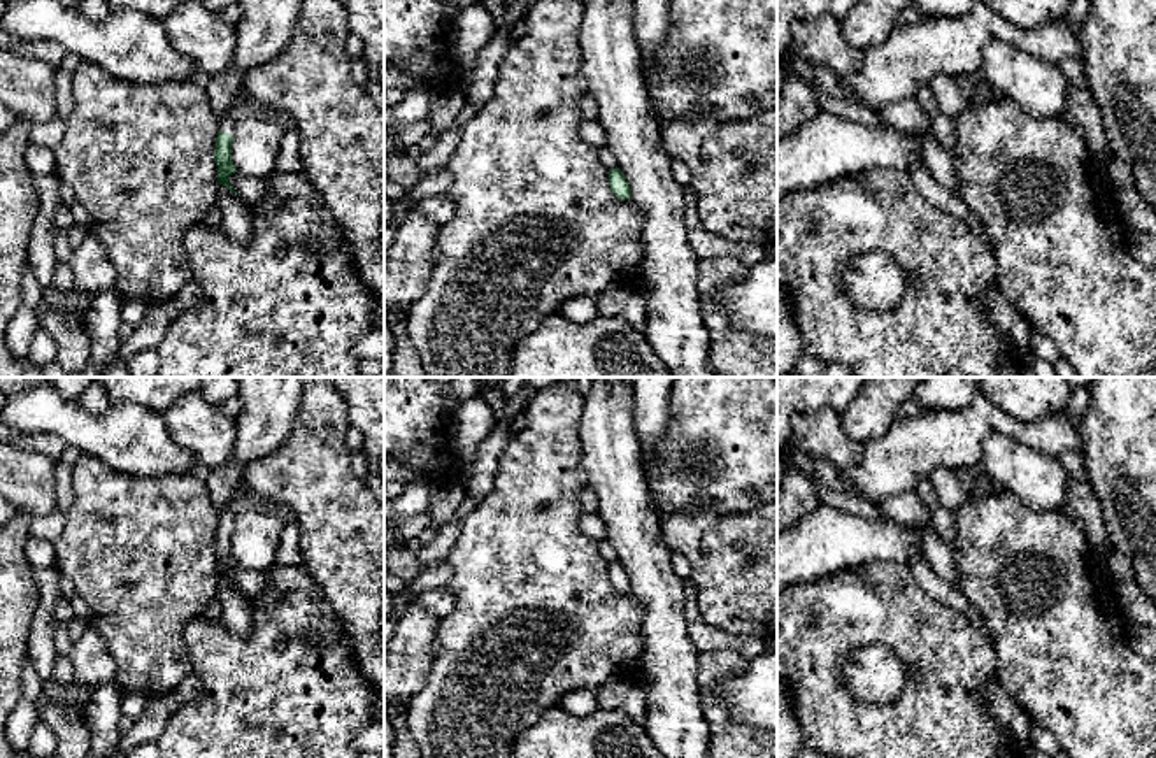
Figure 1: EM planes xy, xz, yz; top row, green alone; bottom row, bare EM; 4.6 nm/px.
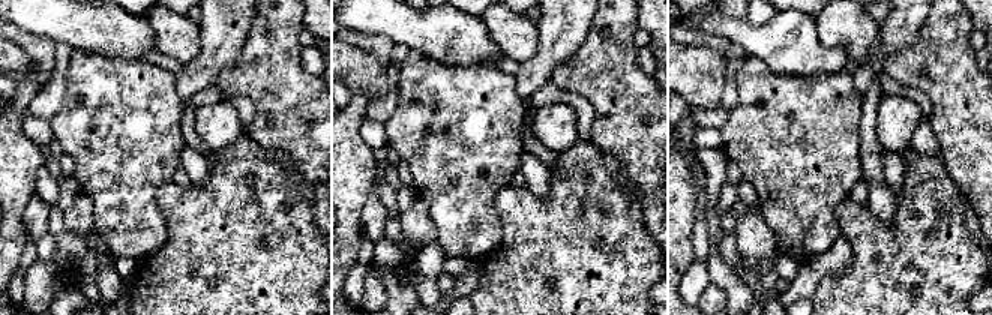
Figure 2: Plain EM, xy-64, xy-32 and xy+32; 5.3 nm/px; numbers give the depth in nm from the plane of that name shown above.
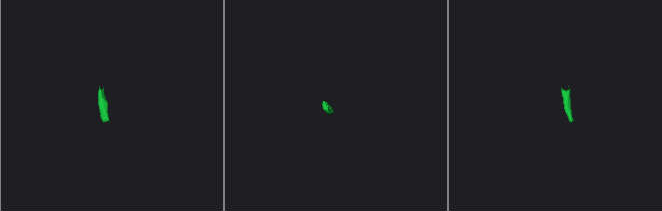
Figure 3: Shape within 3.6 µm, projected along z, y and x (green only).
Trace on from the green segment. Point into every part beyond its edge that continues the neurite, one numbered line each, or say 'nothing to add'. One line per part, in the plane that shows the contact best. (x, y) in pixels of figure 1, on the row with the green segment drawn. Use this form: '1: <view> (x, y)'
1: xy (225, 121)

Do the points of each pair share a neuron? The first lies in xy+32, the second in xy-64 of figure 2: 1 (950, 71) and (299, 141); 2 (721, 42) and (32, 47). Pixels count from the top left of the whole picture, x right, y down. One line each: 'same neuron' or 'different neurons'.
1: same neuron
2: same neuron

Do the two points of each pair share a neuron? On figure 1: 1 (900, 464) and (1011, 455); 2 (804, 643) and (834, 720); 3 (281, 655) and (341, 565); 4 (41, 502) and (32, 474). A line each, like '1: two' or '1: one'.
1: two
2: one
3: two
4: one

